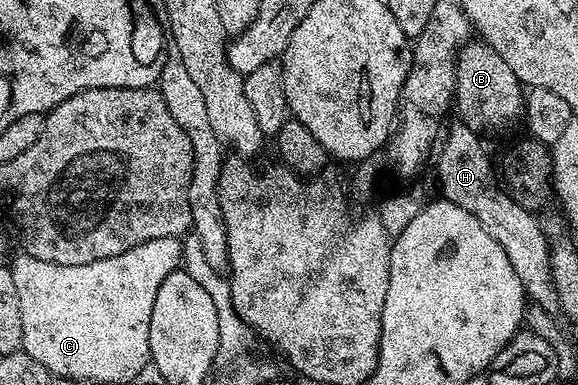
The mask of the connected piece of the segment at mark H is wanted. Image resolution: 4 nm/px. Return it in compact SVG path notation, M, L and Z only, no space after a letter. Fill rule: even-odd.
M457 120L447 134L448 130L444 135L445 143L443 138L435 154L437 178L441 181L440 197L451 204L459 204L463 212L471 212L471 216L475 216L475 220L479 220L479 224L483 224L483 228L495 236L503 252L507 252L507 260L511 260L511 268L515 268L515 276L519 276L528 301L541 305L547 313L556 315L559 307L551 276L551 243L546 227L537 223L538 215L534 211L523 208L509 195L495 173L494 159L492 162L488 152L481 147L482 139L477 132Z

